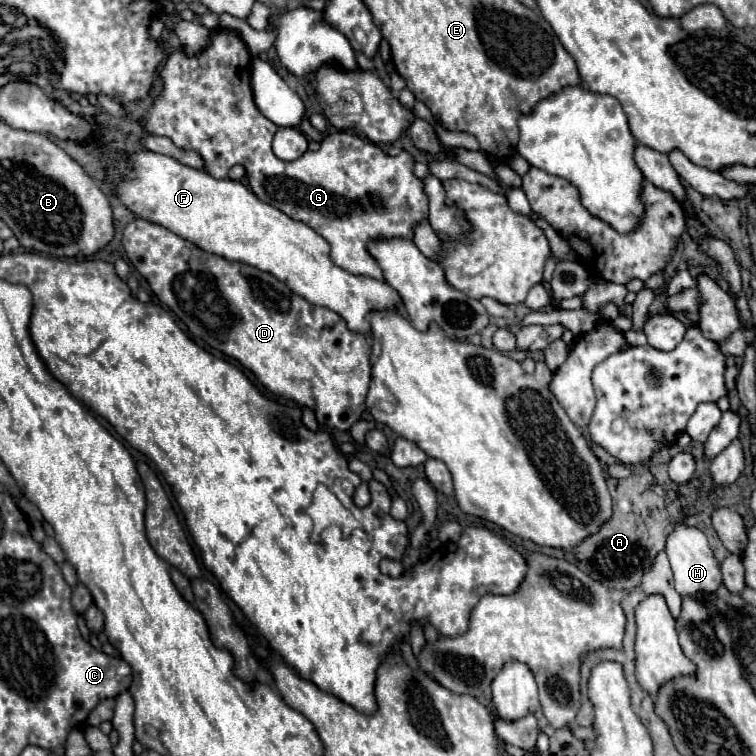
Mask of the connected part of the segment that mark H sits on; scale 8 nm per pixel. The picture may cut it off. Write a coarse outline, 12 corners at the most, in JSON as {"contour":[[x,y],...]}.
{"contour":[[676,525],[666,553],[682,597],[722,585],[706,535]]}

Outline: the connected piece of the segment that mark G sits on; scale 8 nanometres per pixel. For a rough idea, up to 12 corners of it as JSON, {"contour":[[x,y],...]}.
{"contour":[[236,31],[172,49],[142,127],[322,235],[352,275],[428,219],[414,157],[334,131],[296,161]]}

